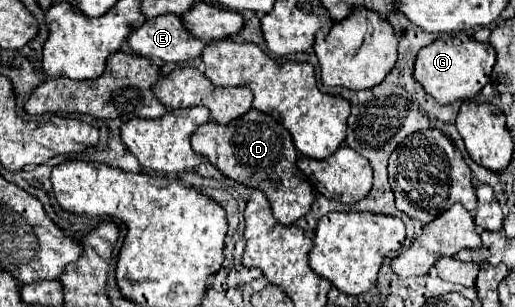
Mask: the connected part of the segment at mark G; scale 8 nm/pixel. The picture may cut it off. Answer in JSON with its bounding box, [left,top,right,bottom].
[414,33,496,103]

